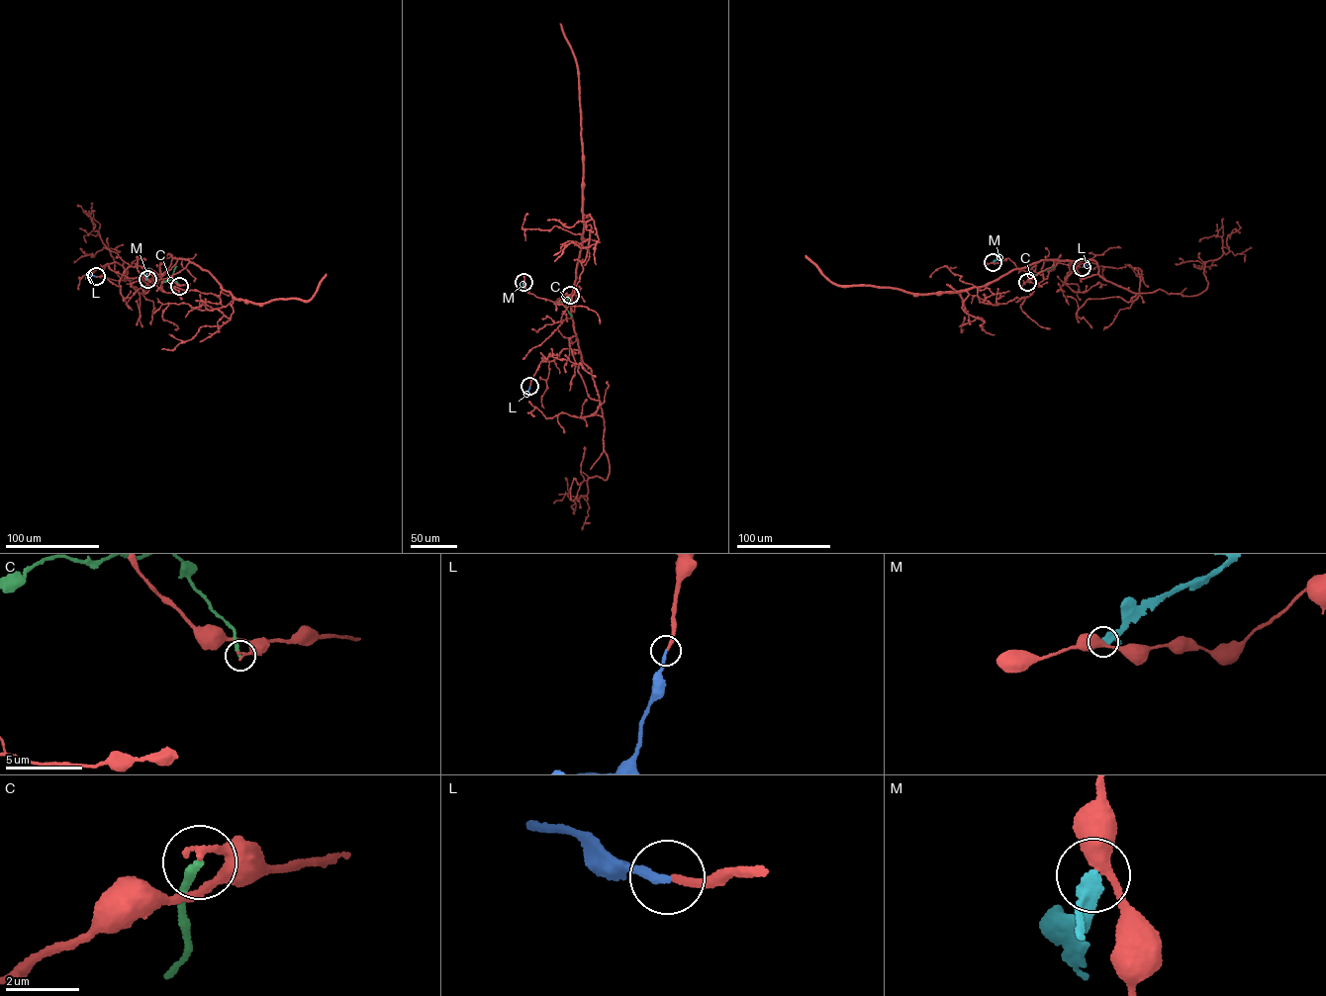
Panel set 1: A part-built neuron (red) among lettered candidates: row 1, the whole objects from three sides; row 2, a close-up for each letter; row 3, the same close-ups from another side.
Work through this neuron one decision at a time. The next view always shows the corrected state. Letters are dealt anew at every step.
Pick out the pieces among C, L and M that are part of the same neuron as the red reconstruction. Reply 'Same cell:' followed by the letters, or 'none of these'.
Same cell: L

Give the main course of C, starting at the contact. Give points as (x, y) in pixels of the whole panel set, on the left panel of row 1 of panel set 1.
C: (179, 286), (172, 277), (176, 266)

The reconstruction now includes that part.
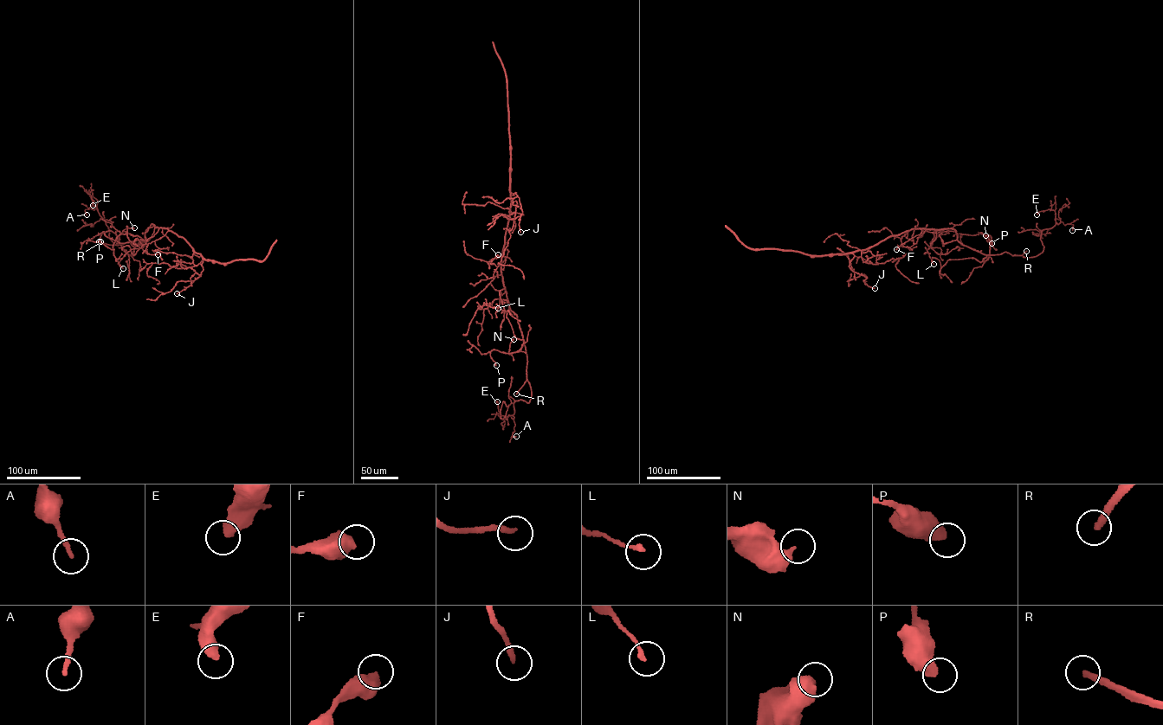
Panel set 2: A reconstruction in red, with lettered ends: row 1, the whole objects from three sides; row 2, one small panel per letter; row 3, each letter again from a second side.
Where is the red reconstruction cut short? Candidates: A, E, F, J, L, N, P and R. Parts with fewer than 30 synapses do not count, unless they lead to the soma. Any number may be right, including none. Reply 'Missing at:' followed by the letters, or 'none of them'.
Missing at: R

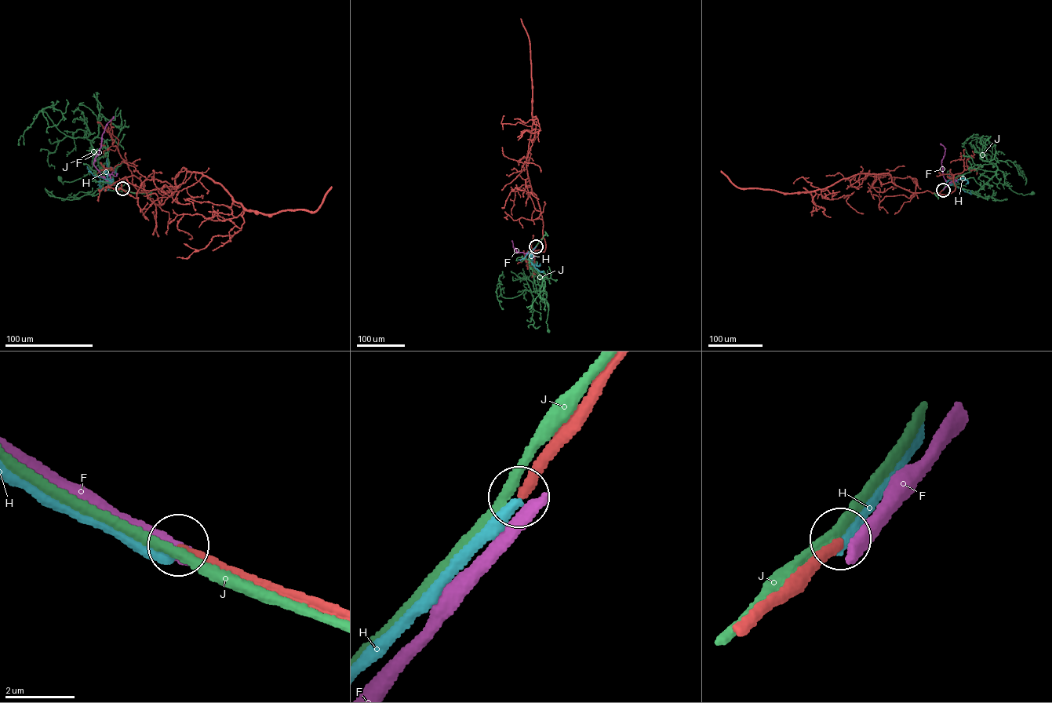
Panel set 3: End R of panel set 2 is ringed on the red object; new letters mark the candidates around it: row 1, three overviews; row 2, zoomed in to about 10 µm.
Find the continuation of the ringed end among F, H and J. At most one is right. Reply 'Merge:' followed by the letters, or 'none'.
Merge: none

